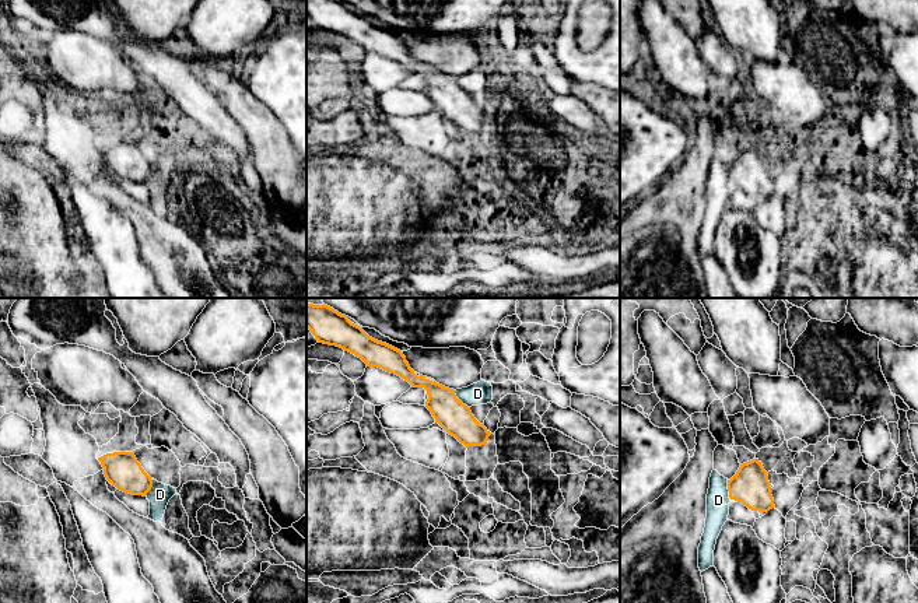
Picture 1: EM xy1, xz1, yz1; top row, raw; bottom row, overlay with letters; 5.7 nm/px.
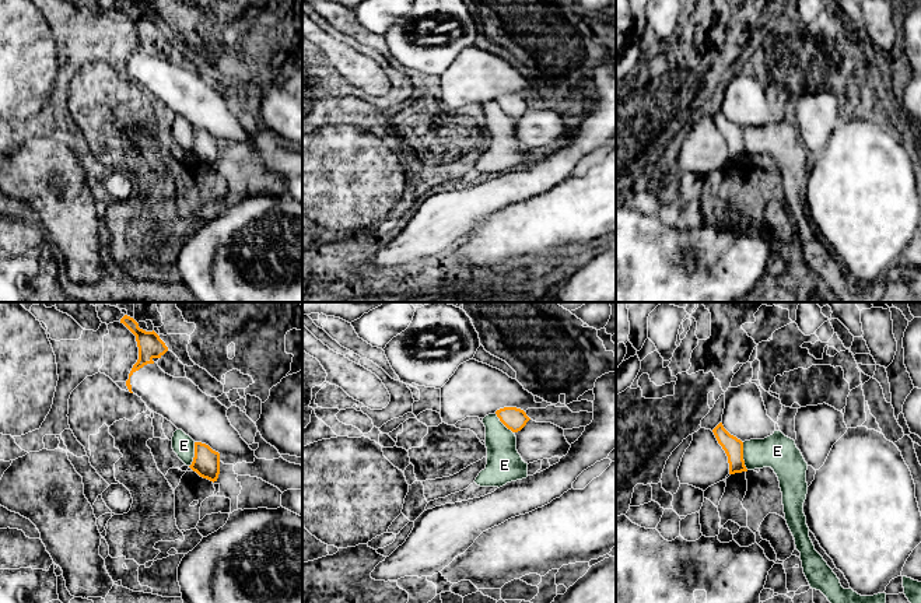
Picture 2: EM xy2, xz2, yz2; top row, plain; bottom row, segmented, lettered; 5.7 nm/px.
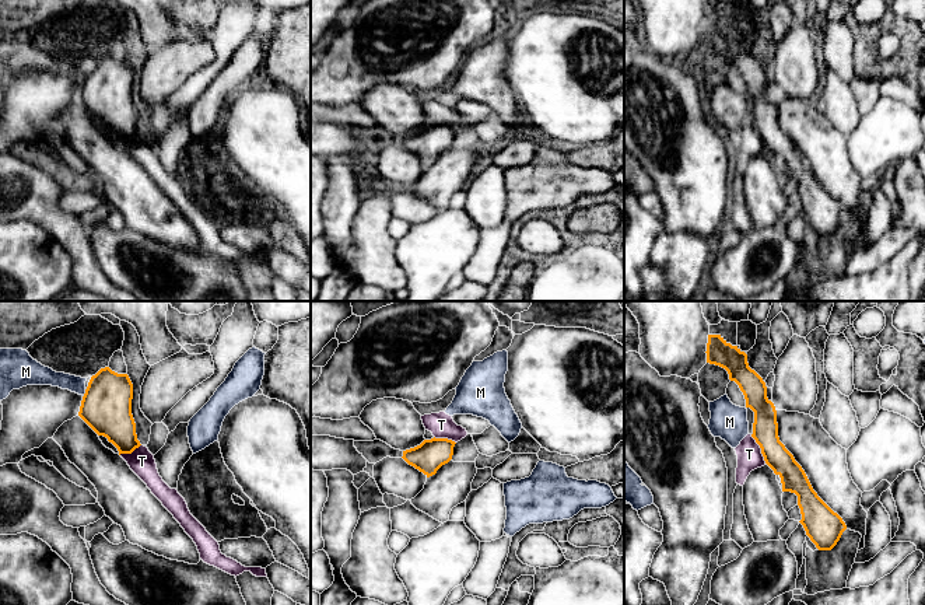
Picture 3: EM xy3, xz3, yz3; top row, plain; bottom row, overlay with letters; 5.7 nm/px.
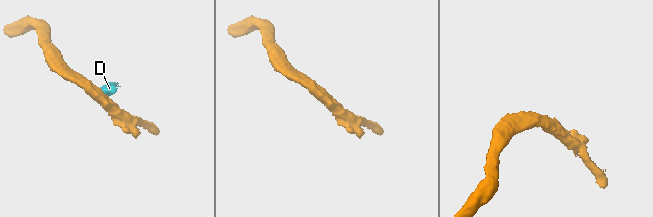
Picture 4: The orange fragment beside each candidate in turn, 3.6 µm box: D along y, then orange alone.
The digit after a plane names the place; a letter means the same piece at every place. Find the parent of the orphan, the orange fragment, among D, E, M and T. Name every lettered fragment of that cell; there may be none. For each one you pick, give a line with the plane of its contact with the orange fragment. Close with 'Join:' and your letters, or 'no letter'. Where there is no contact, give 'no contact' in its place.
Join: no letter

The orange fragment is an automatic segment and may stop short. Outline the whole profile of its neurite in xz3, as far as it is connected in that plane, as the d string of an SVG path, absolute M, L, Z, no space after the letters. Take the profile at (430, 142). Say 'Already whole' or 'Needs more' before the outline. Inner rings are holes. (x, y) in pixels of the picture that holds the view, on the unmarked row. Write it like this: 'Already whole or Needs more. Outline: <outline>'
Already whole. Outline: M448 125L424 126L420 132L403 137L403 146L423 158L427 164L448 150L453 141L455 127Z

